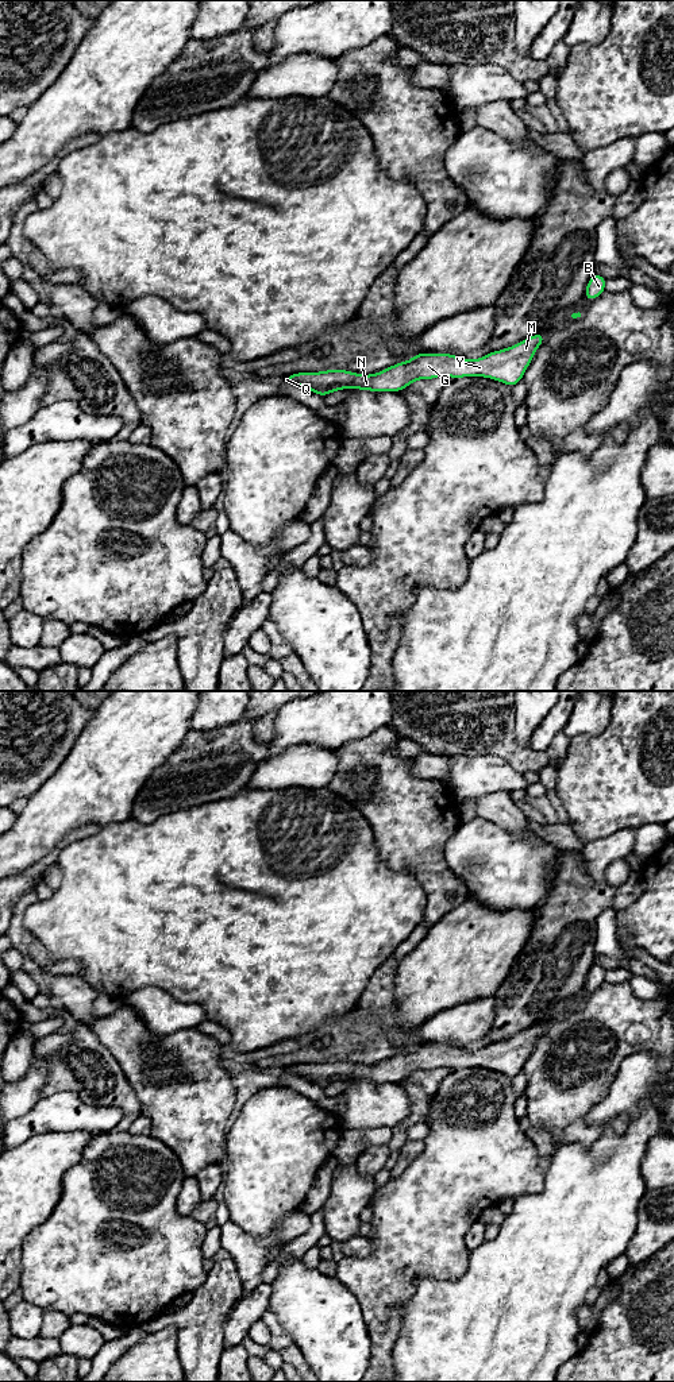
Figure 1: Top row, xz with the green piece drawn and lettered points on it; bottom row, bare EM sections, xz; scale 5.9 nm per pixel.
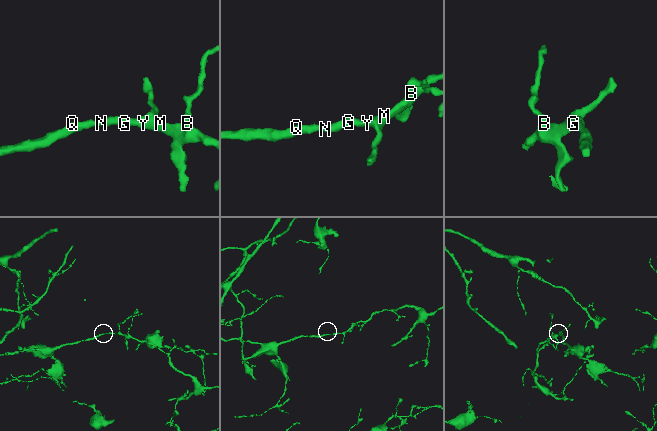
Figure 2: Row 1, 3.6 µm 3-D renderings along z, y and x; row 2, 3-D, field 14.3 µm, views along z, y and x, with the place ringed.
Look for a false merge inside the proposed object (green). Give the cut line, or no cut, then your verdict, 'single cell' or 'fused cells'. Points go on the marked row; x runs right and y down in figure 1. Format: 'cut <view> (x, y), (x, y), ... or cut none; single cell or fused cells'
cut none; single cell

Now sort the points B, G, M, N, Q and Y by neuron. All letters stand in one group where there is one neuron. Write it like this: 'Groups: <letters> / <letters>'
Groups: B G M N Q Y

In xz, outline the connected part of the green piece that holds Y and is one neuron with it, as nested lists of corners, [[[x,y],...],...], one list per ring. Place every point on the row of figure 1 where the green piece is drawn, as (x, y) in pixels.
[[[536,333],[516,346],[489,352],[475,360],[466,360],[451,354],[417,352],[411,360],[397,363],[373,375],[354,374],[347,370],[327,370],[290,374],[284,378],[284,383],[309,389],[321,397],[348,387],[398,393],[413,381],[434,379],[440,375],[448,375],[452,379],[479,375],[513,387],[523,379],[535,351],[544,339],[544,333]]]

